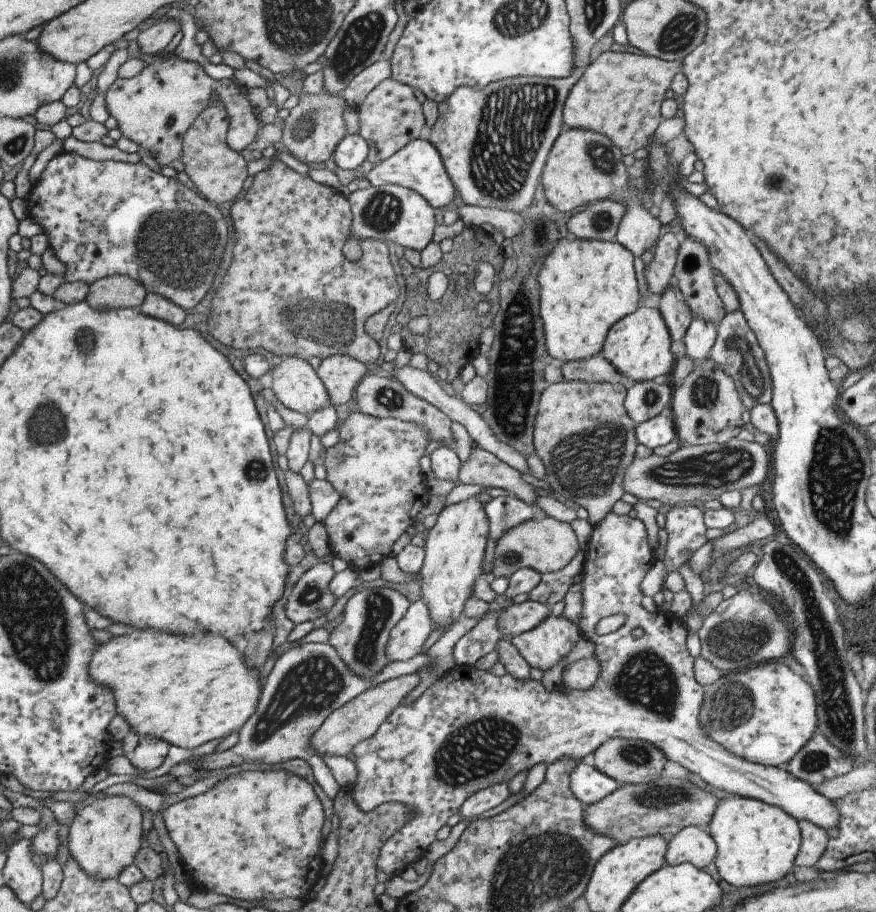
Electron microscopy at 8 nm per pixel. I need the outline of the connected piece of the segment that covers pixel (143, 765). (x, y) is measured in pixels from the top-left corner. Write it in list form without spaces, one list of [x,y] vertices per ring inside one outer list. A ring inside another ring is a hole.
[[[143,736],[137,741],[137,745],[133,748],[133,752],[129,754],[129,763],[137,770],[148,772],[161,766],[163,758],[167,754],[169,744],[159,740],[159,738],[151,738],[151,736]]]

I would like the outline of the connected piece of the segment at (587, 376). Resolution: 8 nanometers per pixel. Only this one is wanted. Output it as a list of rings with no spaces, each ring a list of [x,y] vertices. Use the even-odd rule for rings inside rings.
[[[601,355],[589,356],[583,360],[569,360],[569,362],[556,363],[560,369],[561,376],[565,380],[583,382],[611,382],[617,383],[623,380],[619,372],[611,368]]]

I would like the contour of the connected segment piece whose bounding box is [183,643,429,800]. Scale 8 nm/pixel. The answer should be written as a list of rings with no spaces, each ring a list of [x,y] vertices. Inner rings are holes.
[[[305,643],[292,647],[276,658],[263,682],[253,714],[237,730],[237,743],[228,751],[212,752],[183,764],[192,763],[193,766],[217,771],[229,766],[245,765],[245,763],[283,764],[287,760],[301,759],[311,767],[315,782],[319,784],[323,794],[332,800],[341,787],[331,776],[329,768],[317,756],[313,746],[309,744],[315,730],[323,724],[323,720],[331,712],[335,712],[337,708],[341,708],[364,690],[377,686],[384,680],[415,673],[417,668],[427,664],[429,658],[426,655],[415,654],[409,660],[387,663],[381,668],[381,672],[377,672],[375,676],[371,676],[371,680],[367,680],[355,676],[329,643]]]

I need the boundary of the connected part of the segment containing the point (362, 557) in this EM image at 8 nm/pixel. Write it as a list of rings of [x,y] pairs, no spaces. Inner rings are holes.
[[[359,411],[350,412],[345,420],[338,422],[335,430],[338,432],[338,441],[326,449],[323,466],[325,480],[339,493],[339,500],[323,518],[322,525],[332,556],[345,560],[349,567],[360,571],[391,555],[391,544],[403,534],[405,528],[415,523],[415,516],[419,514],[428,495],[425,478],[419,468],[419,458],[431,440],[427,430],[413,422],[369,416]]]

